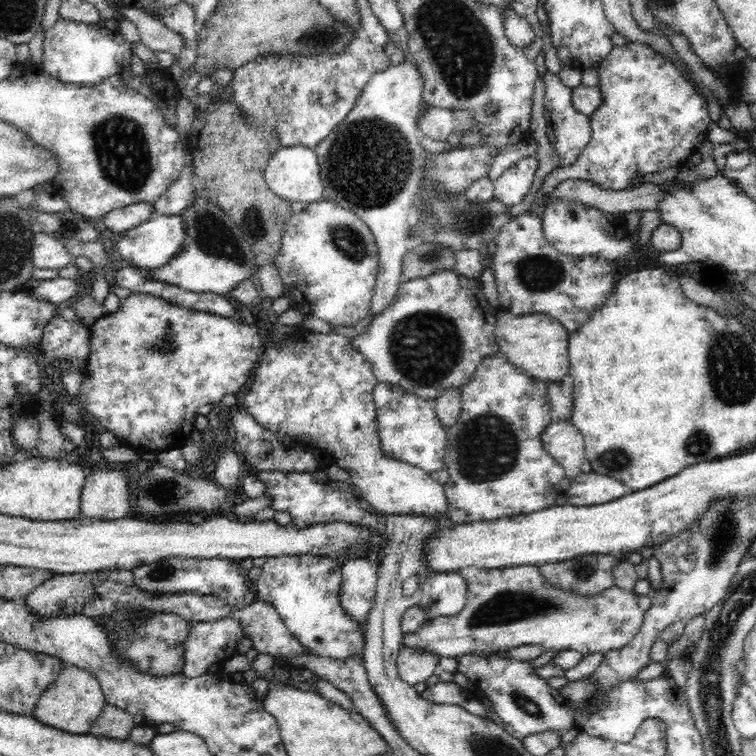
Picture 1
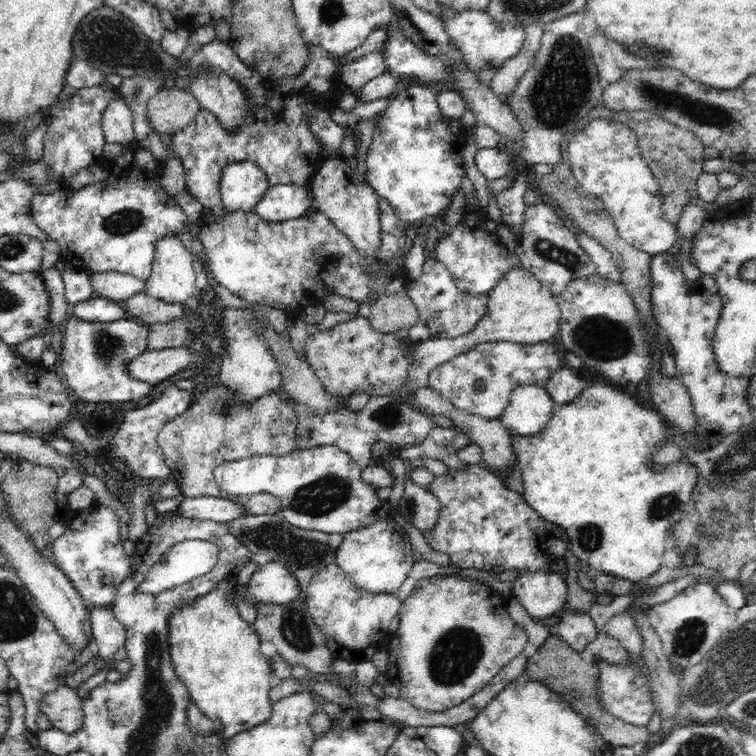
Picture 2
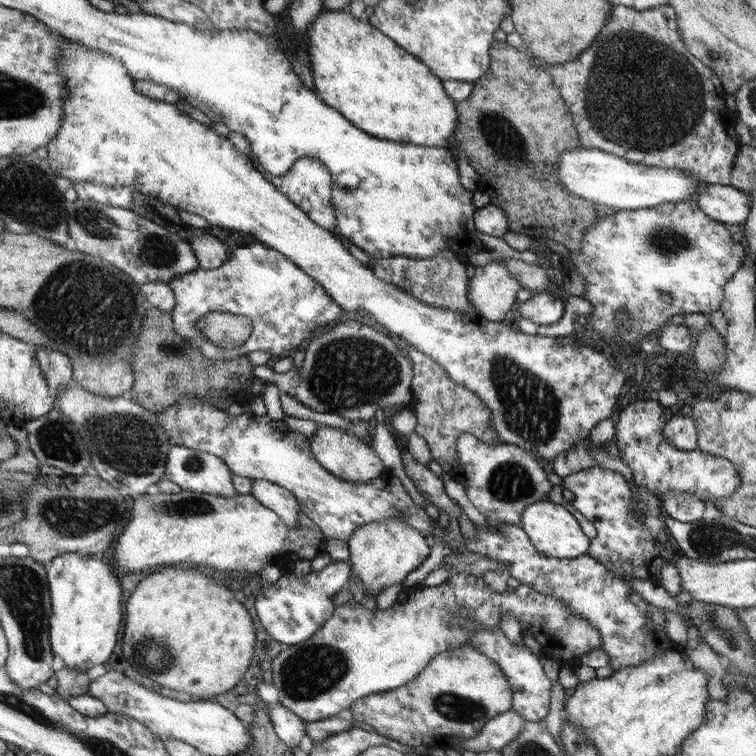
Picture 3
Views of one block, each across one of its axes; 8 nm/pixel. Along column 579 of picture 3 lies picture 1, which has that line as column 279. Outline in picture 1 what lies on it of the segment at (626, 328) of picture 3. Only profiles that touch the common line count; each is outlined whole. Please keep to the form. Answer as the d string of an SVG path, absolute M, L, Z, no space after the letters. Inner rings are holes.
M314 202L308 204L304 211L298 214L292 214L287 226L284 230L284 237L280 244L280 251L274 264L278 269L279 275L282 278L284 296L290 298L290 306L296 308L306 315L316 316L325 322L328 322L332 328L336 327L350 327L358 324L366 315L370 314L369 308L371 307L371 300L373 292L375 291L376 281L379 275L379 251L375 243L374 236L369 230L369 227L355 214L342 206L334 204L334 202Z

